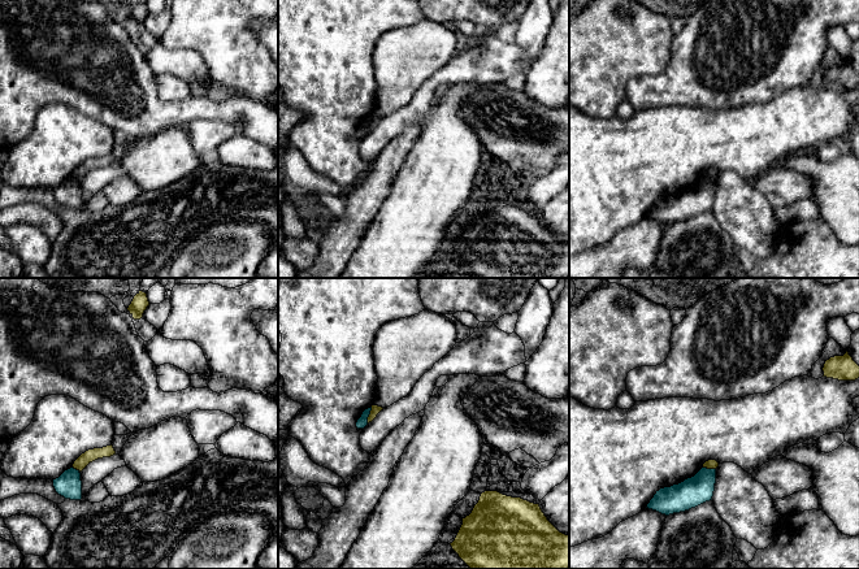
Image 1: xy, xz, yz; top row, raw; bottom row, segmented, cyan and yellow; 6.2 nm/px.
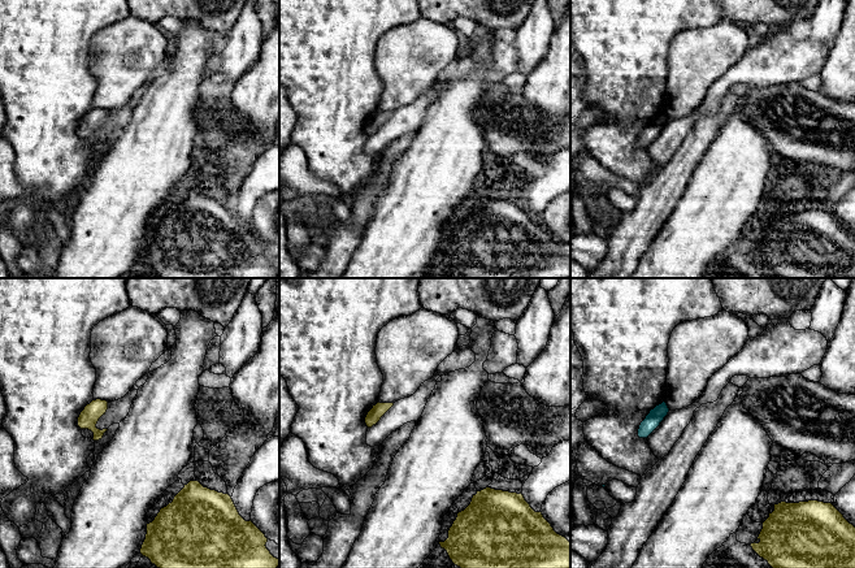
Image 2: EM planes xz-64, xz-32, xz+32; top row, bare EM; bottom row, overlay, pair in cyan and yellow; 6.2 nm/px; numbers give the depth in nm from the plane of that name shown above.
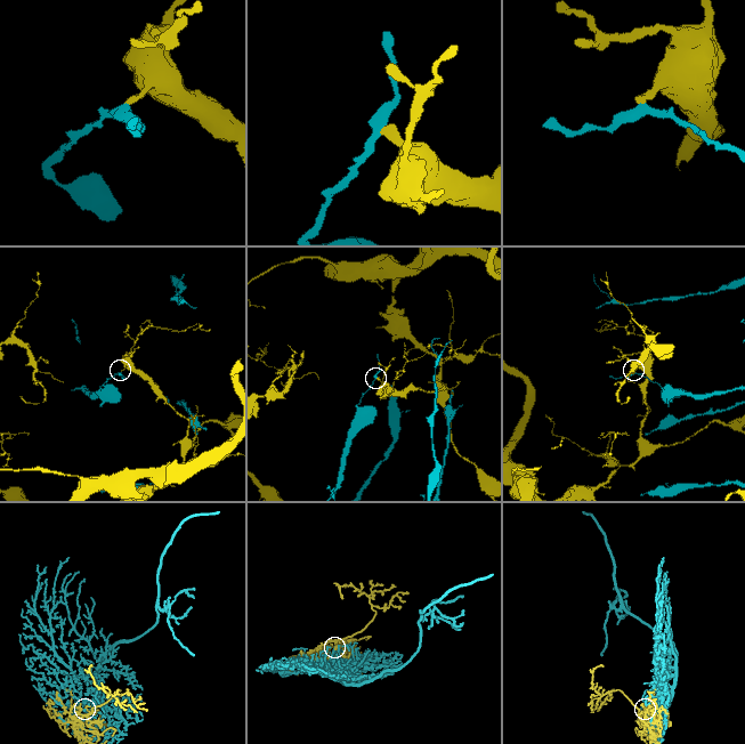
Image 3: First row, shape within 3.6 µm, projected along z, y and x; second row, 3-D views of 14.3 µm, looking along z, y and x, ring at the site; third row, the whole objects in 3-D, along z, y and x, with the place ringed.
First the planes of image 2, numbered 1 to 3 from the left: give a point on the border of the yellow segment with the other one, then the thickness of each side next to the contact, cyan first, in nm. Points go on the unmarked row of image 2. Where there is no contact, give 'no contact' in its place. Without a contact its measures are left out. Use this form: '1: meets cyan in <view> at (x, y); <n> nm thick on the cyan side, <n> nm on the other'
1: no contact
2: no contact
3: no contact

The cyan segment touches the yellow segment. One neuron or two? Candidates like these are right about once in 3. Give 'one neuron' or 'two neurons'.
two neurons

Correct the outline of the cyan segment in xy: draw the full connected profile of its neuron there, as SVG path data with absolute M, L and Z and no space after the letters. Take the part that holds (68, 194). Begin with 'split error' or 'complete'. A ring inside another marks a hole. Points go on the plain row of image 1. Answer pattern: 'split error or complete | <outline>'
complete | M70 177L65 179L58 187L53 188L56 201L65 208L82 208L82 190L79 179Z

